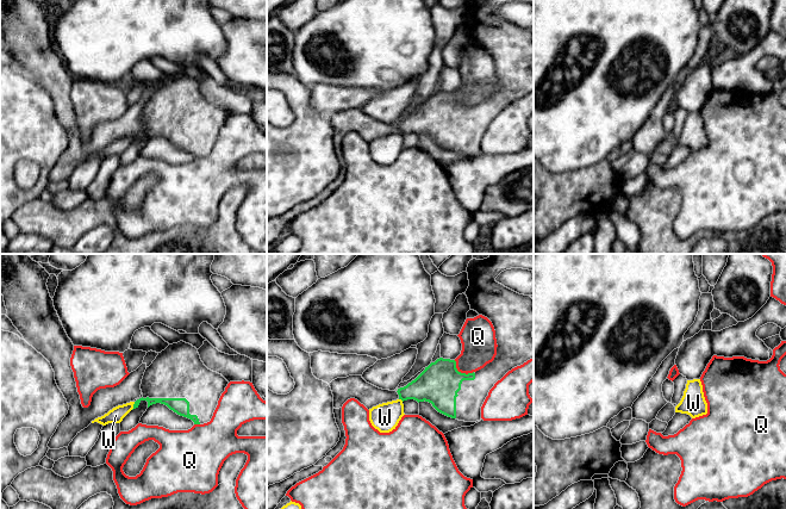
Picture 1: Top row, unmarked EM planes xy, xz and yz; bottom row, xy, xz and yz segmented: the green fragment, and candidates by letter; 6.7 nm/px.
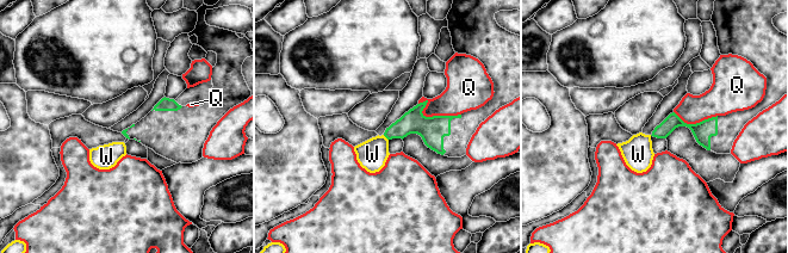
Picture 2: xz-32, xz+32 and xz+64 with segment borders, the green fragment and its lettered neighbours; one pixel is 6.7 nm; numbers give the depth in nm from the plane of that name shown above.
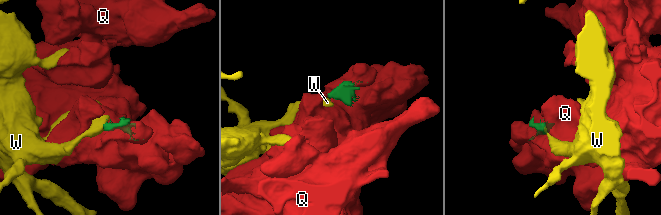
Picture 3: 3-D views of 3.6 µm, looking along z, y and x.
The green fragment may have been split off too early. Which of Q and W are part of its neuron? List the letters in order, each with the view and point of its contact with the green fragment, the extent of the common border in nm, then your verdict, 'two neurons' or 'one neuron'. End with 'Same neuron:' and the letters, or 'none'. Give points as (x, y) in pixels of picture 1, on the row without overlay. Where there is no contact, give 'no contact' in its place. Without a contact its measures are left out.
Q: xz (460, 105) | 160 nm | two neurons
W: xy (133, 138) | 60 nm | two neurons
Same neuron: none

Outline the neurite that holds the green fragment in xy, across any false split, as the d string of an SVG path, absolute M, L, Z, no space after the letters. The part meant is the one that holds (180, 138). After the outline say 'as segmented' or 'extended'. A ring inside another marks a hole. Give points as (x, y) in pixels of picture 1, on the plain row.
M180 74L158 86L152 97L146 100L141 117L143 130L135 135L133 142L138 141L142 134L148 135L148 141L161 136L177 148L192 153L194 157L204 157L211 154L227 117L222 107L204 98L195 80Z; extended

